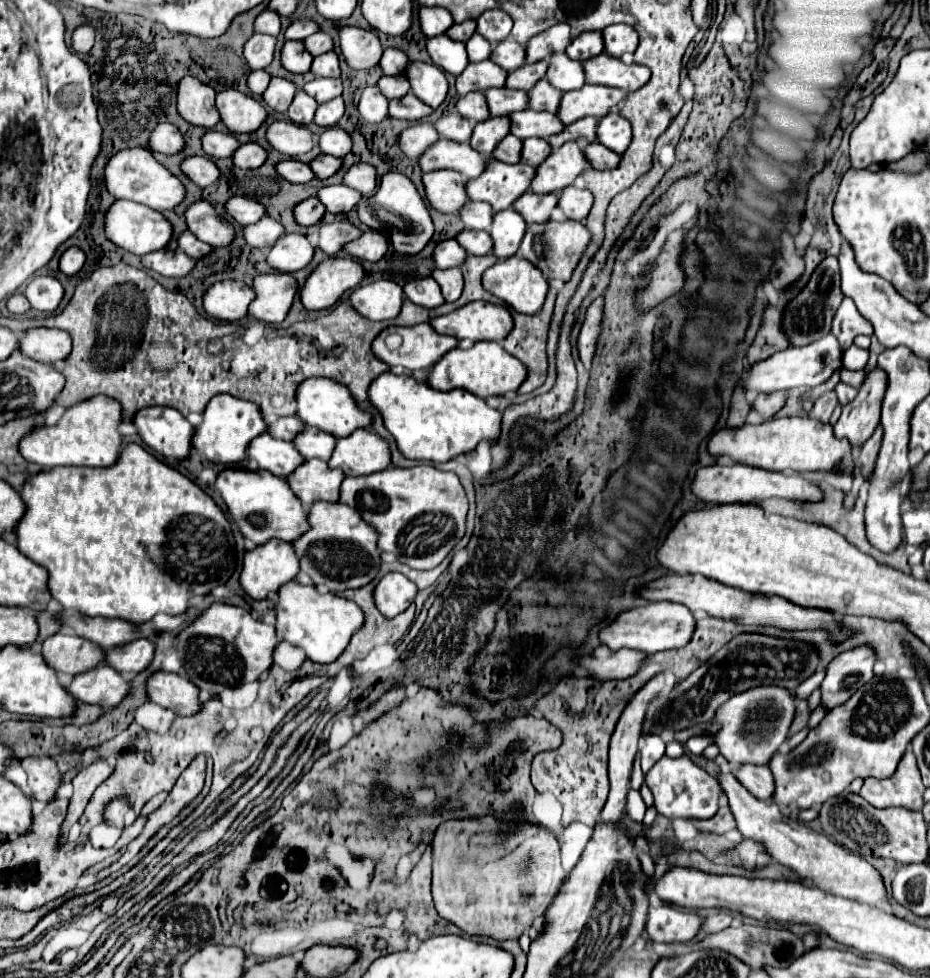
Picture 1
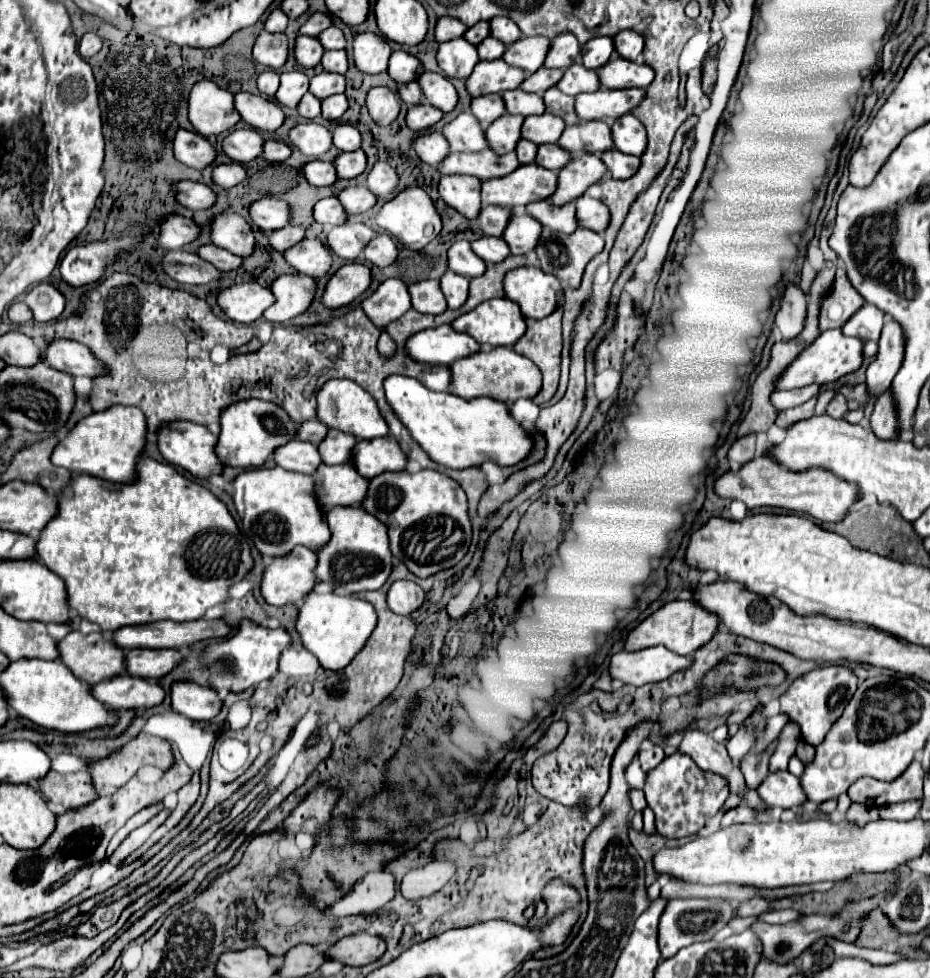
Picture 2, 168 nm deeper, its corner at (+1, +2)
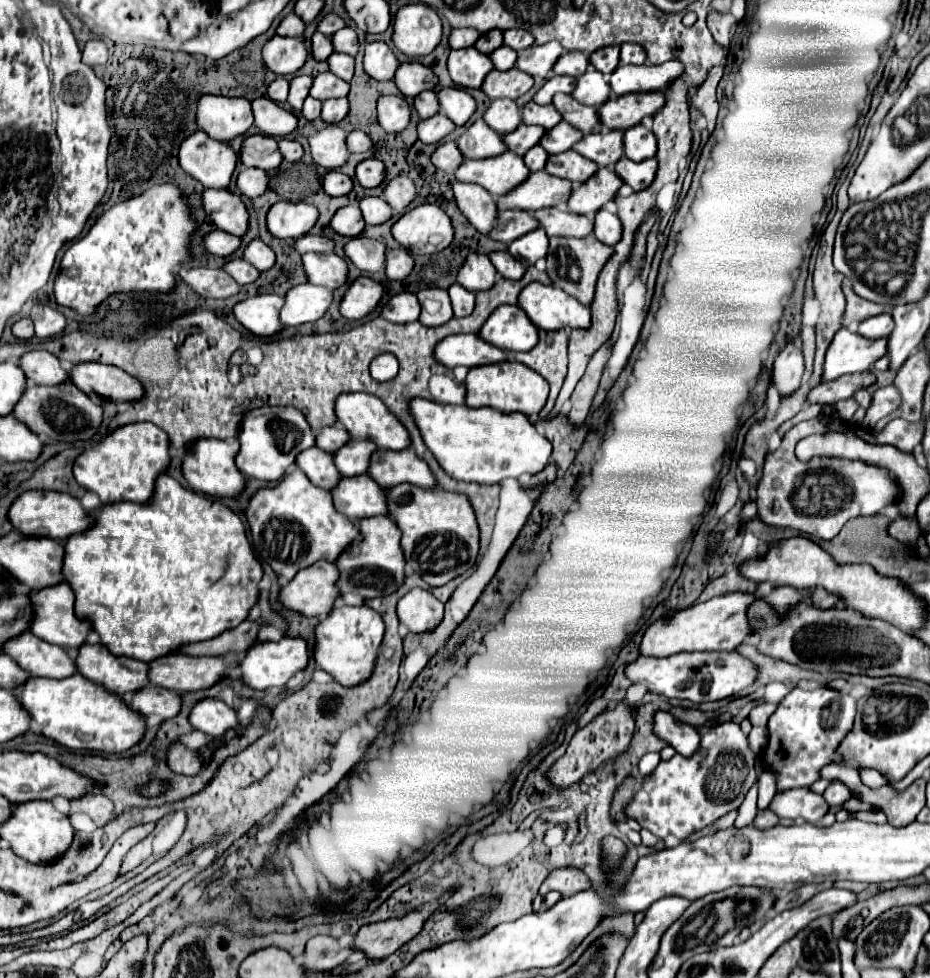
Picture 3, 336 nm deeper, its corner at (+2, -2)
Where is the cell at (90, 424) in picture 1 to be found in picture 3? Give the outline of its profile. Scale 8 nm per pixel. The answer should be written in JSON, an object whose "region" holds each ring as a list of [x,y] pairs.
{"region":[[[135,422],[119,426],[113,434],[107,434],[99,444],[91,450],[81,452],[73,462],[75,480],[99,494],[103,504],[111,502],[147,502],[153,496],[155,478],[165,472],[169,464],[169,442],[161,428],[151,422]]]}

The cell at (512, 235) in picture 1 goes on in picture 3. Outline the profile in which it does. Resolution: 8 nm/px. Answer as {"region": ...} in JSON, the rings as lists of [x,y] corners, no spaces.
{"region":[[[535,228],[533,232],[527,232],[525,236],[513,240],[507,250],[519,262],[523,262],[525,266],[531,266],[547,254],[547,246],[549,246],[549,238],[547,238],[545,230]]]}

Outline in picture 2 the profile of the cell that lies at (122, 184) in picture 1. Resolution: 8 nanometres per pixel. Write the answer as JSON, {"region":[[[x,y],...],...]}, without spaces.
{"region":[[[190,180],[176,184],[176,198],[190,210],[208,210],[216,204],[216,192],[210,186]]]}

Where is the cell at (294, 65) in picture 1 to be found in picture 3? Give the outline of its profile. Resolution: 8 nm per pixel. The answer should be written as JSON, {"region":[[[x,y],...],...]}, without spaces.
{"region":[[[315,32],[313,38],[311,38],[311,52],[313,52],[313,58],[315,60],[327,60],[331,54],[333,54],[333,44],[331,44],[331,38],[323,36],[321,32]]]}

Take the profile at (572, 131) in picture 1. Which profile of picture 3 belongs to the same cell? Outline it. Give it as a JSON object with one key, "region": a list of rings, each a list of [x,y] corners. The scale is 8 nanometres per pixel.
{"region":[[[621,130],[585,134],[577,144],[573,144],[573,150],[593,160],[597,166],[607,168],[607,166],[613,166],[623,156],[621,136],[623,136]]]}

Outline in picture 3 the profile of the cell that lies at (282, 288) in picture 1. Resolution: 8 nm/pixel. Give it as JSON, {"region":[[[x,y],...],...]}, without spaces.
{"region":[[[309,282],[293,286],[285,294],[285,304],[281,308],[279,320],[283,326],[299,326],[305,322],[319,320],[333,300],[331,290],[323,286],[313,286]]]}

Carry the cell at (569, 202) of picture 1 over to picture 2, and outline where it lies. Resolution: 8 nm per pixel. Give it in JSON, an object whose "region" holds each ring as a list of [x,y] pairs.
{"region":[[[588,194],[576,200],[576,214],[578,214],[580,226],[590,228],[592,232],[598,232],[598,234],[602,234],[610,224],[610,210],[606,208],[606,204],[590,198]]]}

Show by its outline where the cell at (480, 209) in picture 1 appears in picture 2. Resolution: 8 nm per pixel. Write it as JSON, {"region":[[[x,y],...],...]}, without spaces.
{"region":[[[484,206],[480,212],[480,224],[486,236],[502,236],[508,220],[512,216],[510,208],[502,208],[502,206]]]}

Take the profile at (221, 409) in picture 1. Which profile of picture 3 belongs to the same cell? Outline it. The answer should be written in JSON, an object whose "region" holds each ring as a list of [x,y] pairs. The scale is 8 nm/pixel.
{"region":[[[263,406],[245,414],[239,430],[239,452],[235,464],[243,476],[273,482],[285,474],[285,468],[295,462],[297,452],[315,446],[315,434],[305,416],[293,406]]]}

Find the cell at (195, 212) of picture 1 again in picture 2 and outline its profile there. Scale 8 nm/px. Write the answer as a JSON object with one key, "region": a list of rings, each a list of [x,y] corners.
{"region":[[[236,212],[218,214],[216,220],[212,222],[210,236],[216,246],[230,250],[236,256],[246,258],[246,256],[250,256],[250,252],[254,252],[254,244],[256,244],[254,230]]]}

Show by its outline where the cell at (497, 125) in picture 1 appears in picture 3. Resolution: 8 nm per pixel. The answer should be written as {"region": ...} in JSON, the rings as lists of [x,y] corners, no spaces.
{"region":[[[521,124],[519,128],[515,128],[513,132],[501,134],[501,140],[505,142],[507,150],[523,156],[529,148],[533,148],[537,144],[537,140],[541,140],[541,136],[545,134],[545,128],[537,128],[537,126],[527,126]]]}

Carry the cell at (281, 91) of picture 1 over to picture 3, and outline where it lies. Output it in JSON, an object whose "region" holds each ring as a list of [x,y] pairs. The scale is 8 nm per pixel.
{"region":[[[295,76],[295,78],[289,82],[287,102],[289,102],[289,106],[291,106],[295,112],[301,112],[301,106],[303,106],[303,100],[307,98],[307,94],[309,94],[311,82],[313,82],[311,76]]]}

